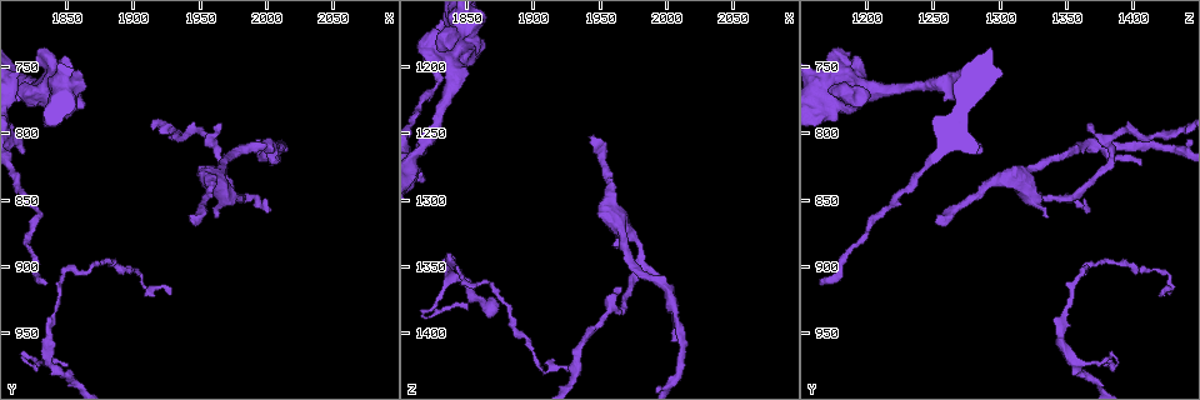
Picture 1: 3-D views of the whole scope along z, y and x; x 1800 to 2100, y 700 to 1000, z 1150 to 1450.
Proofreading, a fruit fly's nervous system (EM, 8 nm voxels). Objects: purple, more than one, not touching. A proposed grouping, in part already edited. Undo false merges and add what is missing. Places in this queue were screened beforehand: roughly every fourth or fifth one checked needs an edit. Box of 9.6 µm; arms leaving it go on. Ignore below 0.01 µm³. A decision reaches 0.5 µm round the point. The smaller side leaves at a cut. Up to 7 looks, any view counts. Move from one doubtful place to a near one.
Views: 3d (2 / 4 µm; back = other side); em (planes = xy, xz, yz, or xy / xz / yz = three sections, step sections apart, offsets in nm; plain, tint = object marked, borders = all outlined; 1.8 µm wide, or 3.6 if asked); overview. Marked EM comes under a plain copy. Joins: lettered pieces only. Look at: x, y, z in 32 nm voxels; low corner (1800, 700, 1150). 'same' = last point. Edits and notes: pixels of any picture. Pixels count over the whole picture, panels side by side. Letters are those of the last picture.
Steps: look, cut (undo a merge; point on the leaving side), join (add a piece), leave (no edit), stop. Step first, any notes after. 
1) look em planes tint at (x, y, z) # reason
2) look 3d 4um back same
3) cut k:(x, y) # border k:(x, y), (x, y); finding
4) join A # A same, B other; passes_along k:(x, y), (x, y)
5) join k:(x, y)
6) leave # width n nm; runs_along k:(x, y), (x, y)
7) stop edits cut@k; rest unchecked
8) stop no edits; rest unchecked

look 3d 4um back at (1830, 768, 1186) # sharp bend

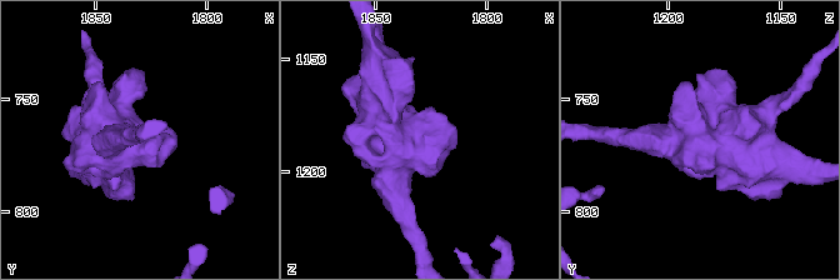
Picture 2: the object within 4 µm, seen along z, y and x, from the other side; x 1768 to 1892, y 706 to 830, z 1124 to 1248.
look em 3.6um planes borders same

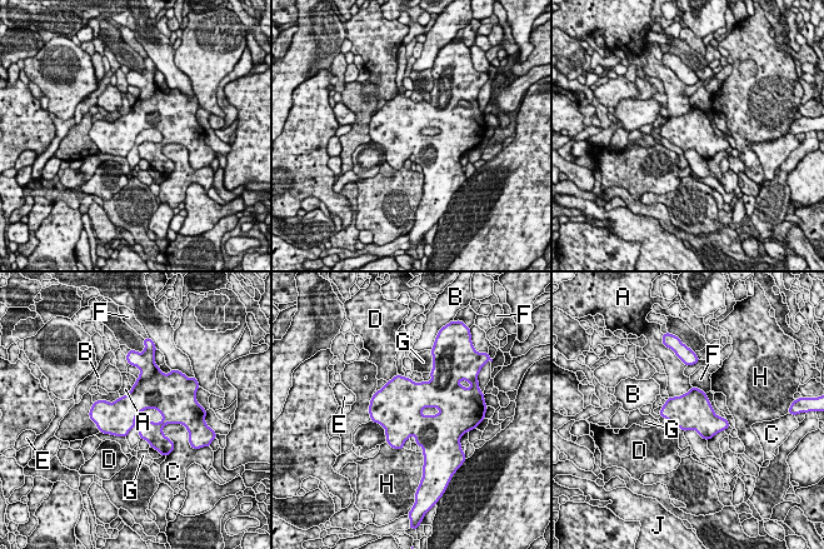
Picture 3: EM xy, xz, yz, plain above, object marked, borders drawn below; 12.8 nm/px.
leave # width 400 nm; A other, B other, C other, D other, E other, F other, G other, H other, J other; border 3:(692, 387), (687, 392), (669, 398); continuous, no second neuron

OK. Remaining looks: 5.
look 3d 2um at (2006, 810, 1376) # branch point

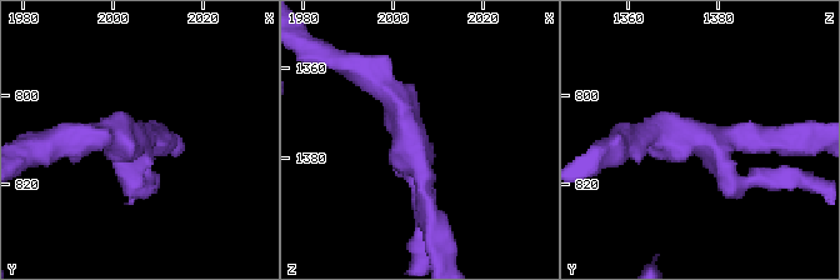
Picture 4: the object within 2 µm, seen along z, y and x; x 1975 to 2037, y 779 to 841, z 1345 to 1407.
look em planes borders at (2005, 810, 1378)

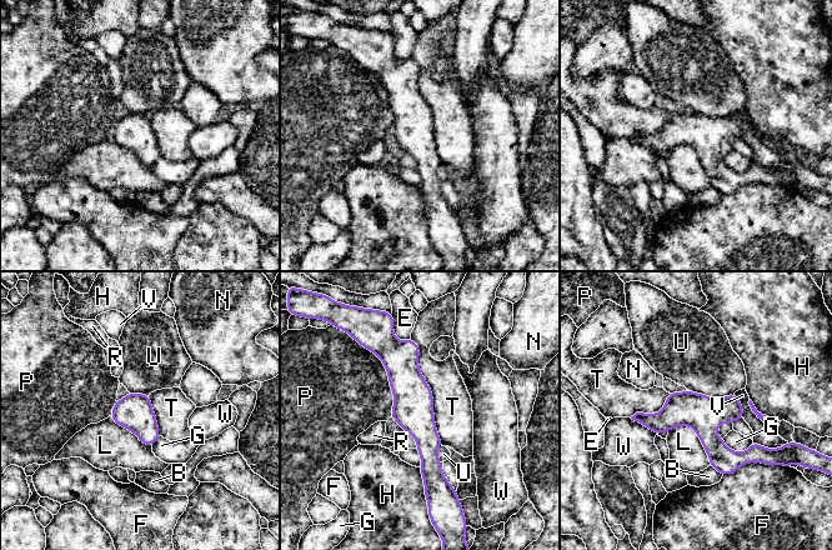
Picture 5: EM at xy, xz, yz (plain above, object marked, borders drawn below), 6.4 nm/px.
leave # longest_contact T 750 nm; B other, E other, F other, G other, H other, L other, N other, P other, R other, T other, U other, V other, W other; border 5:(410, 338), (419, 346), (442, 445); continuous, no second neuron

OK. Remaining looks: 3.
look 3d 4um at (1960, 864, 1334) # stops while still wide

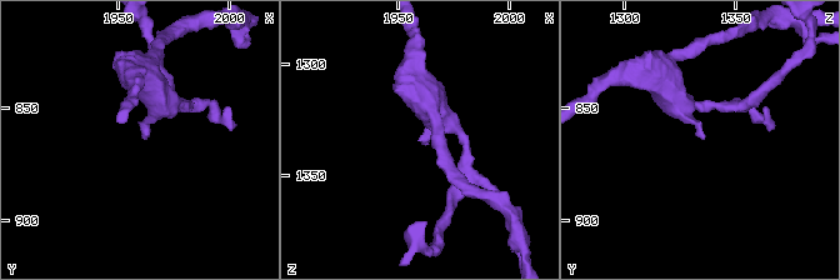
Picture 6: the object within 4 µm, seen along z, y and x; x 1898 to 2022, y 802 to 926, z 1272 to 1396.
look em planes borders at (1962, 864, 1334)

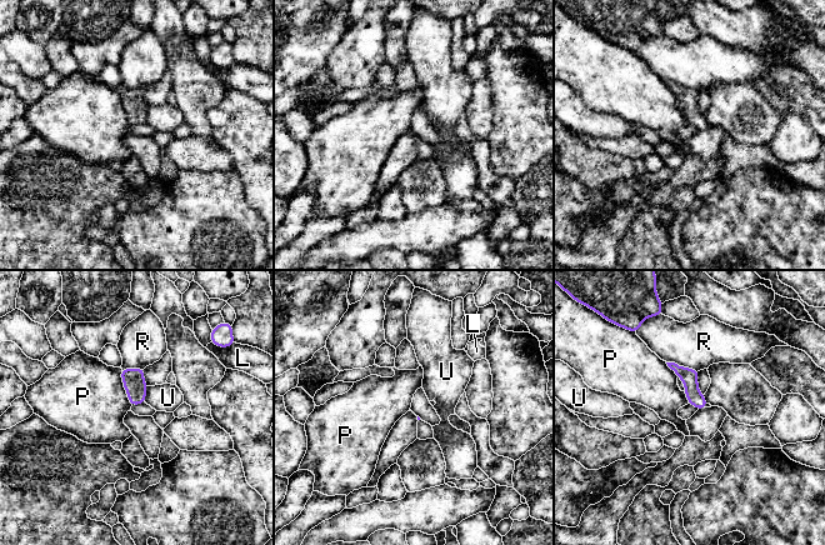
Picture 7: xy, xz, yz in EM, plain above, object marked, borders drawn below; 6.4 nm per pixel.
leave # L other, P other, R other, U other; runs_along 7:(674, 366), (703, 405); none of them fits

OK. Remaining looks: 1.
stop no edits; rest unchecked

